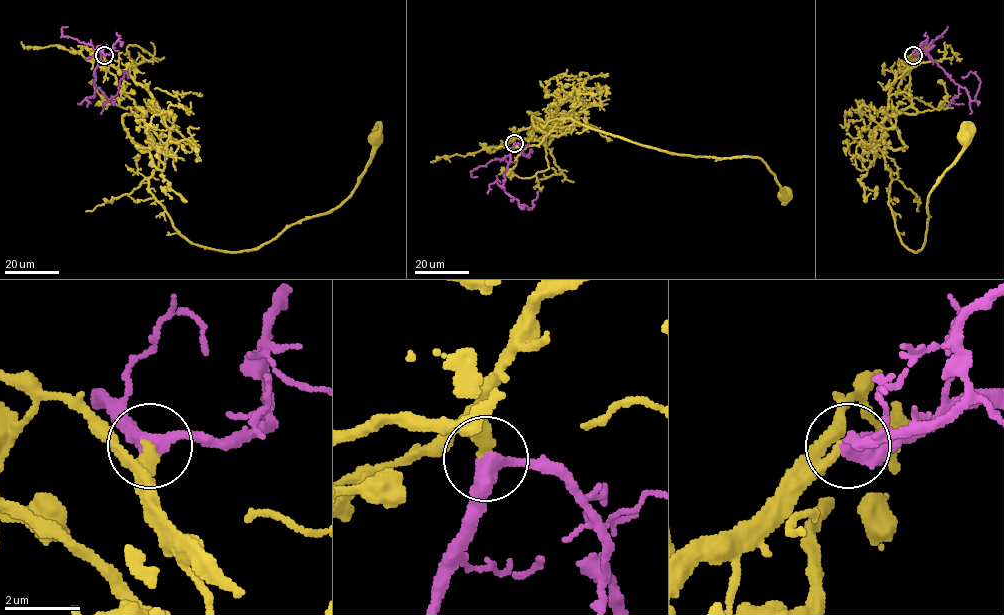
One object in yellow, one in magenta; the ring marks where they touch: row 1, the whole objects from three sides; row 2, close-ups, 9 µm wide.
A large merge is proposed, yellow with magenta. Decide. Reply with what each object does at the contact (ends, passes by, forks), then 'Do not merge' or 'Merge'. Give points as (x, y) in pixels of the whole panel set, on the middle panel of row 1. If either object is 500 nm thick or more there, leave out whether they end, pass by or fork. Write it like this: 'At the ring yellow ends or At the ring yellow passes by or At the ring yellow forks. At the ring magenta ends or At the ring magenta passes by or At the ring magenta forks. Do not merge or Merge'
At the ring yellow ends. At the ring magenta passes by. Merge

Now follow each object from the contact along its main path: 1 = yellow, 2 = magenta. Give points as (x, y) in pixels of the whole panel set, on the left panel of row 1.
1: (104, 55), (107, 70), (159, 140), (149, 191), (194, 244), (249, 250), (336, 209), (378, 138)
2: (104, 55), (101, 51), (93, 84), (109, 101), (118, 90), (124, 71), (128, 77)

